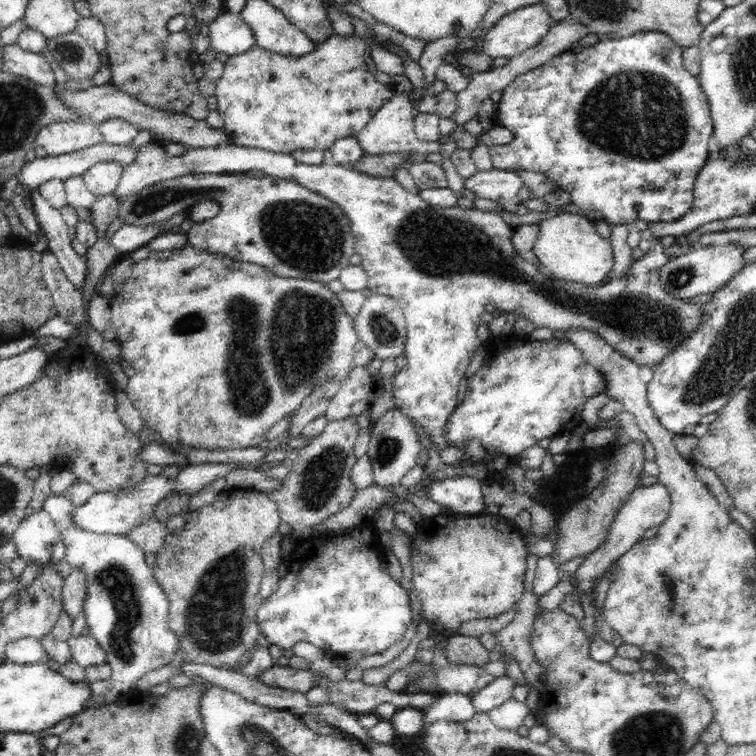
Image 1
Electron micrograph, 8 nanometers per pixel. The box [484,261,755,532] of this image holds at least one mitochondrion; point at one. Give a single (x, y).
(681, 278)

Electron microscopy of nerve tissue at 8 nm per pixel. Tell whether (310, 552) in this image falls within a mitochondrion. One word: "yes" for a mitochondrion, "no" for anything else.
no

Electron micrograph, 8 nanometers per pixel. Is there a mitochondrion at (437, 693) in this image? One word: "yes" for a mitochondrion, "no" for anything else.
no

